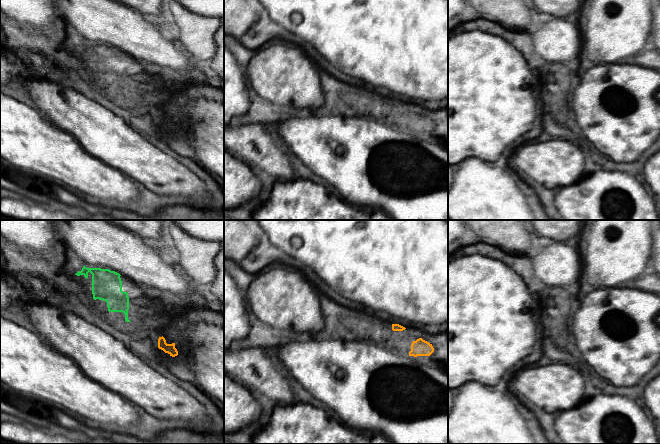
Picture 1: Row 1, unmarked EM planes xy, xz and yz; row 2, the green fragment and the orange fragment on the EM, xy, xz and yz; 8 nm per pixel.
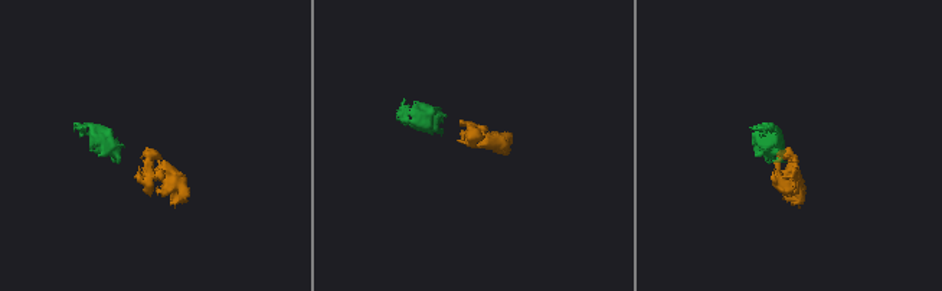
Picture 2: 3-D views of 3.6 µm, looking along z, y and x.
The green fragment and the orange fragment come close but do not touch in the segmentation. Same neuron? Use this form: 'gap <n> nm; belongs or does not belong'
gap 280 nm; belongs

